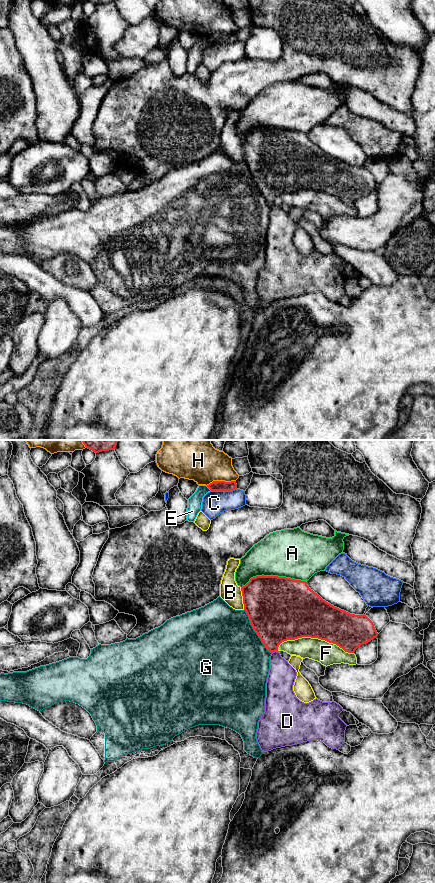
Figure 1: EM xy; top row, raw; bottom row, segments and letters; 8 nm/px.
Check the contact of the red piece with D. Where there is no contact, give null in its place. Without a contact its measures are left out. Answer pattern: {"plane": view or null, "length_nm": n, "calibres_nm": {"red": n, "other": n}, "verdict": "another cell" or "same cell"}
{"plane": "xy", "length_nm": 50, "calibres_nm": {"red": 360, "other": 220}, "verdict": "another cell"}

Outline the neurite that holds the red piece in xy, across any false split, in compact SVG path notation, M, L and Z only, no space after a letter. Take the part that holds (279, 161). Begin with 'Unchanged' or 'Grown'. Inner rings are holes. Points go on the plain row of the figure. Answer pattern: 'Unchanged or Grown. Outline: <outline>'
Unchanged. Outline: M256 128L241 140L244 162L250 175L271 205L287 192L311 189L336 196L354 205L363 196L377 190L373 174L366 167L350 166L334 159L309 140L306 133L278 128Z

